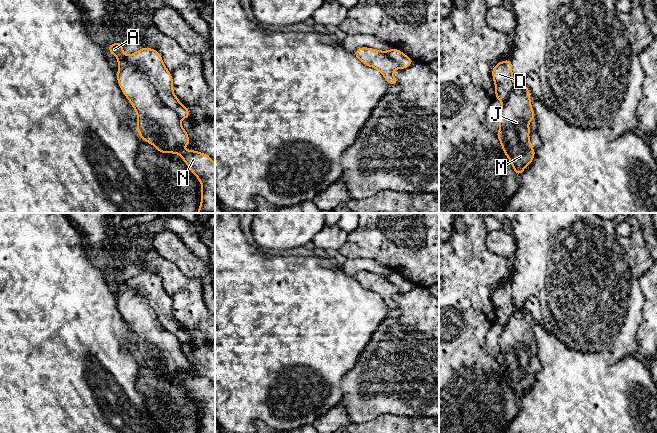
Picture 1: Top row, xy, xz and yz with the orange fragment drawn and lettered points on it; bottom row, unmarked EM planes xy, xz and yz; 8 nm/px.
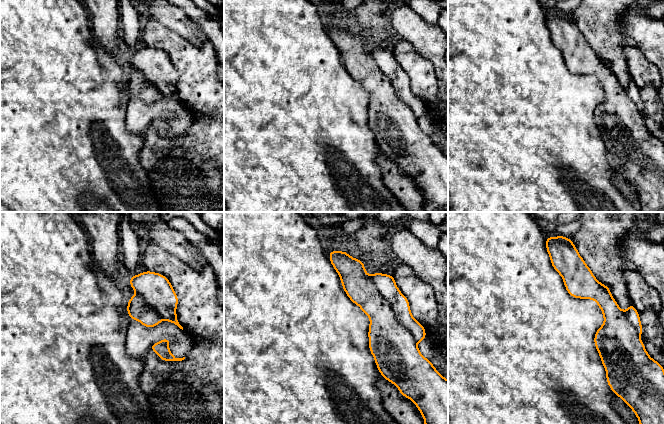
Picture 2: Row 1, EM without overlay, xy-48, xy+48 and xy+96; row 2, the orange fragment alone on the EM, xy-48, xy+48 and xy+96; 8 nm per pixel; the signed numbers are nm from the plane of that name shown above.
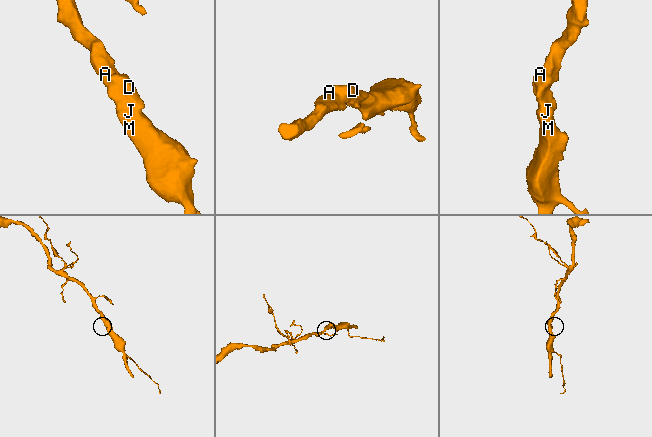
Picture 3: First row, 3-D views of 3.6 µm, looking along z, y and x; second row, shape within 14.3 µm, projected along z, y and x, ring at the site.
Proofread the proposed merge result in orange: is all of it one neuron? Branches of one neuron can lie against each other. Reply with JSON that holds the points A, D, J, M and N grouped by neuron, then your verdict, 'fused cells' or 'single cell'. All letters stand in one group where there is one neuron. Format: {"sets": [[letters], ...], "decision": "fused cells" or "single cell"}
{"sets": [["A", "J", "M", "N"], ["D"]], "decision": "fused cells"}

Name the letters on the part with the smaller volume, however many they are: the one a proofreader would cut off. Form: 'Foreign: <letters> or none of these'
Foreign: D

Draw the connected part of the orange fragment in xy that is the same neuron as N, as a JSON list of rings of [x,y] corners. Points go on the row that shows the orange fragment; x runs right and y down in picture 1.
[[[118,41],[110,44],[106,49],[115,55],[119,63],[117,81],[122,93],[130,101],[137,113],[137,132],[140,138],[154,145],[160,153],[180,155],[191,172],[201,182],[201,204],[197,213],[215,213],[215,163],[207,154],[194,150],[177,149],[180,146],[188,146],[191,142],[186,130],[181,125],[182,119],[175,110],[161,101],[149,78],[142,74],[135,65],[126,60],[126,55],[123,53],[123,43]]]

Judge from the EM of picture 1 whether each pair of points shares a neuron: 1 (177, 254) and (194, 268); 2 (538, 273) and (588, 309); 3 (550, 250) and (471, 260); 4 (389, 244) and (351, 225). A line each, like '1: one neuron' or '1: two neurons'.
1: one neuron
2: one neuron
3: two neurons
4: two neurons

